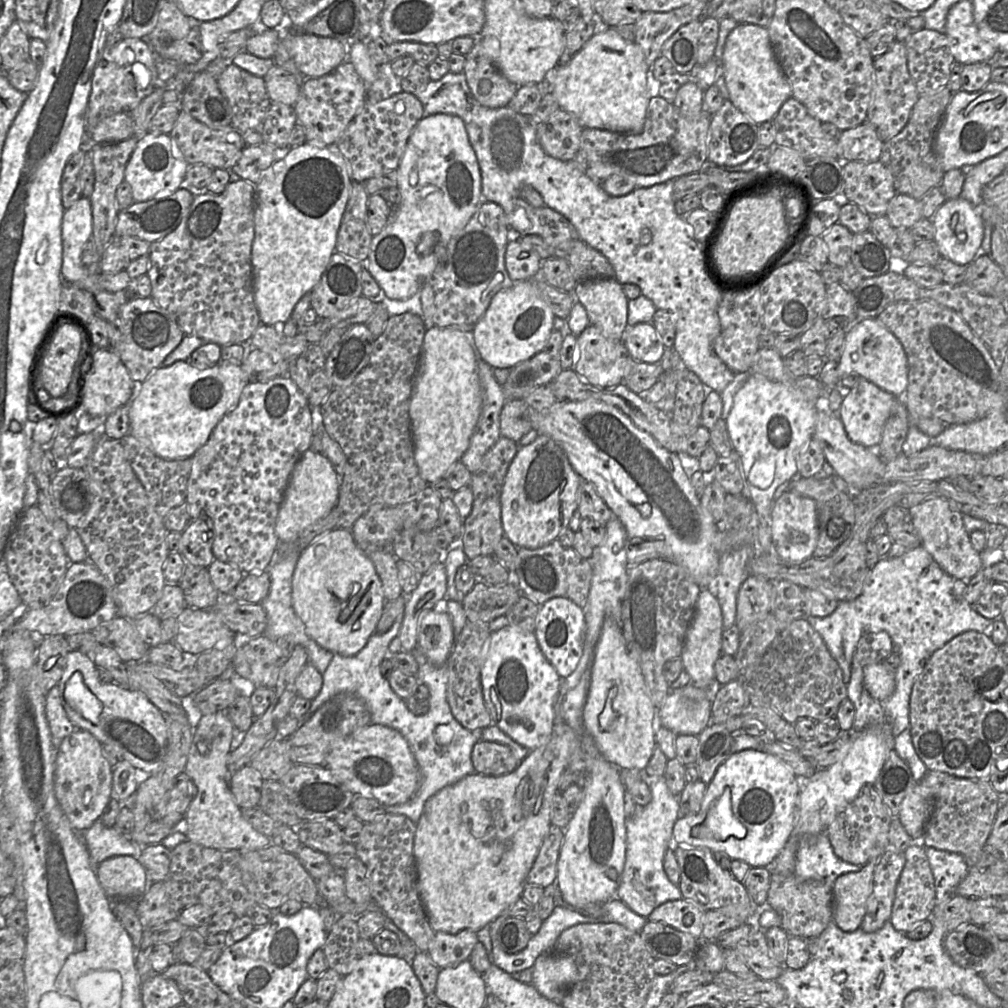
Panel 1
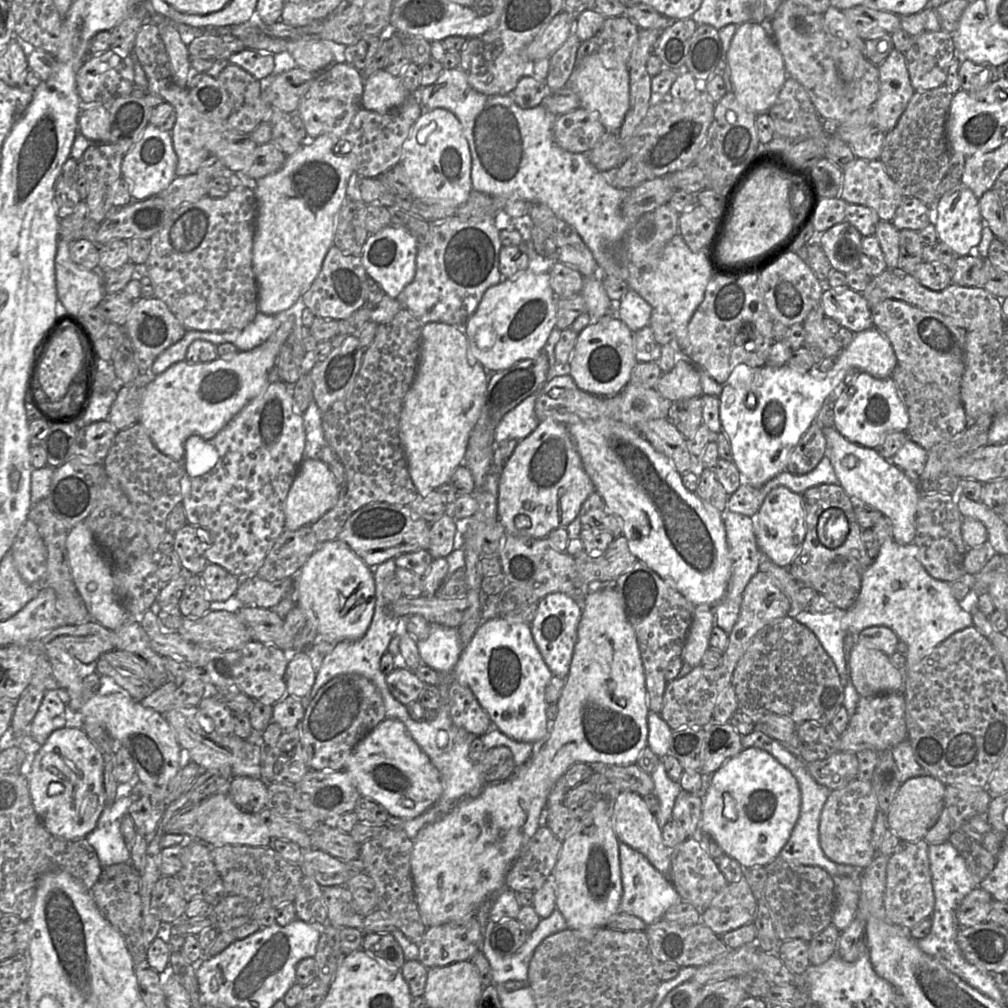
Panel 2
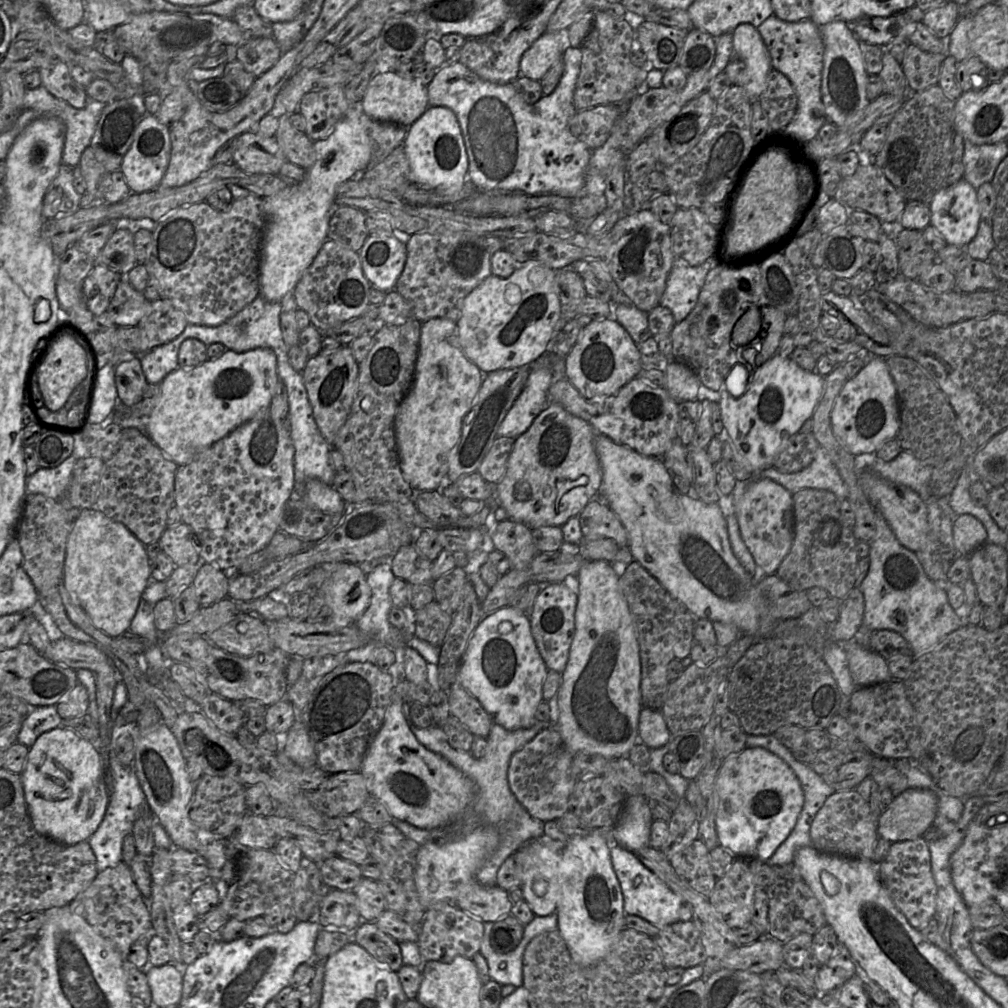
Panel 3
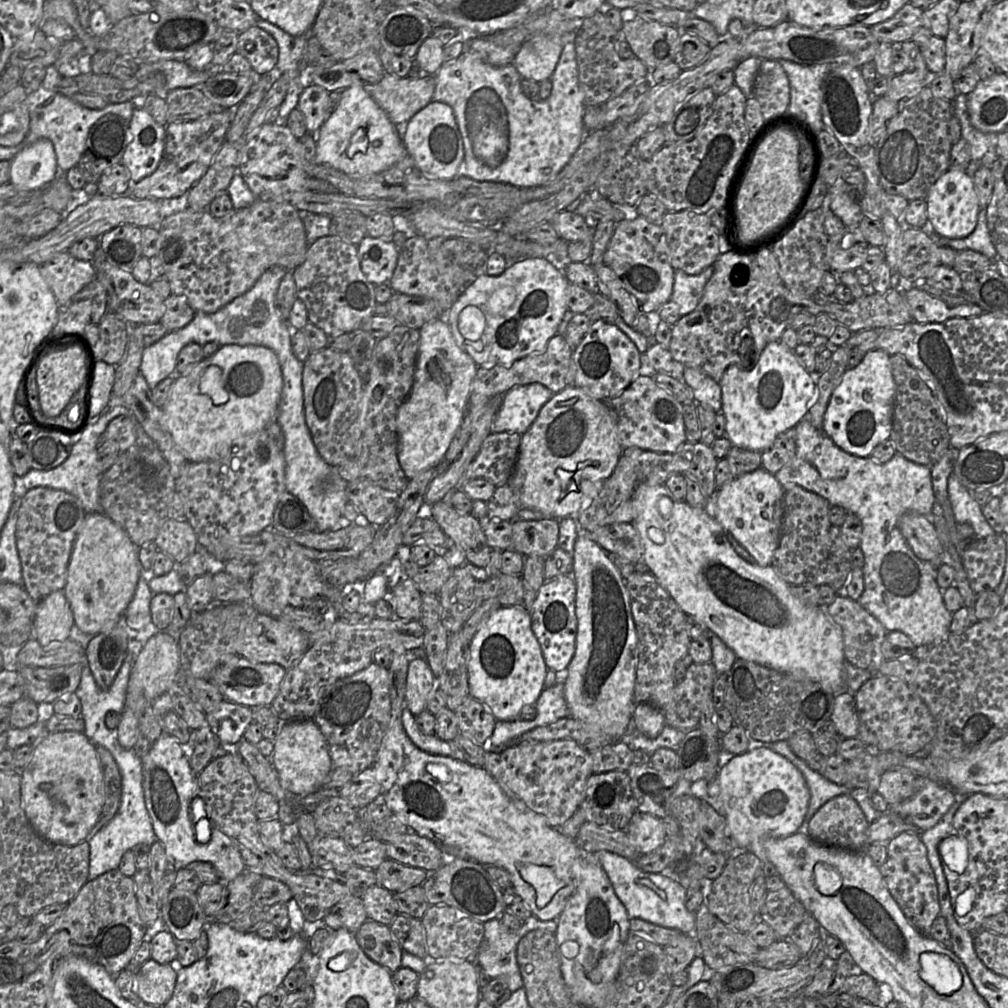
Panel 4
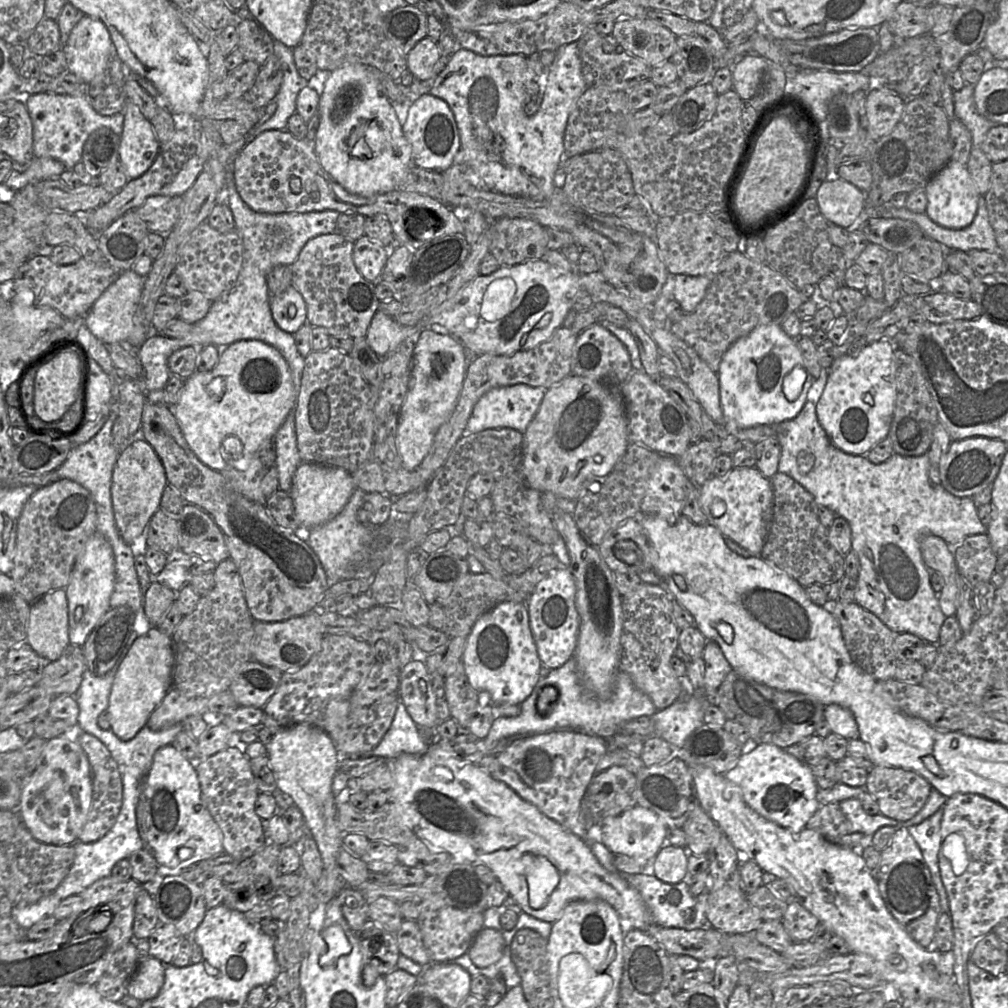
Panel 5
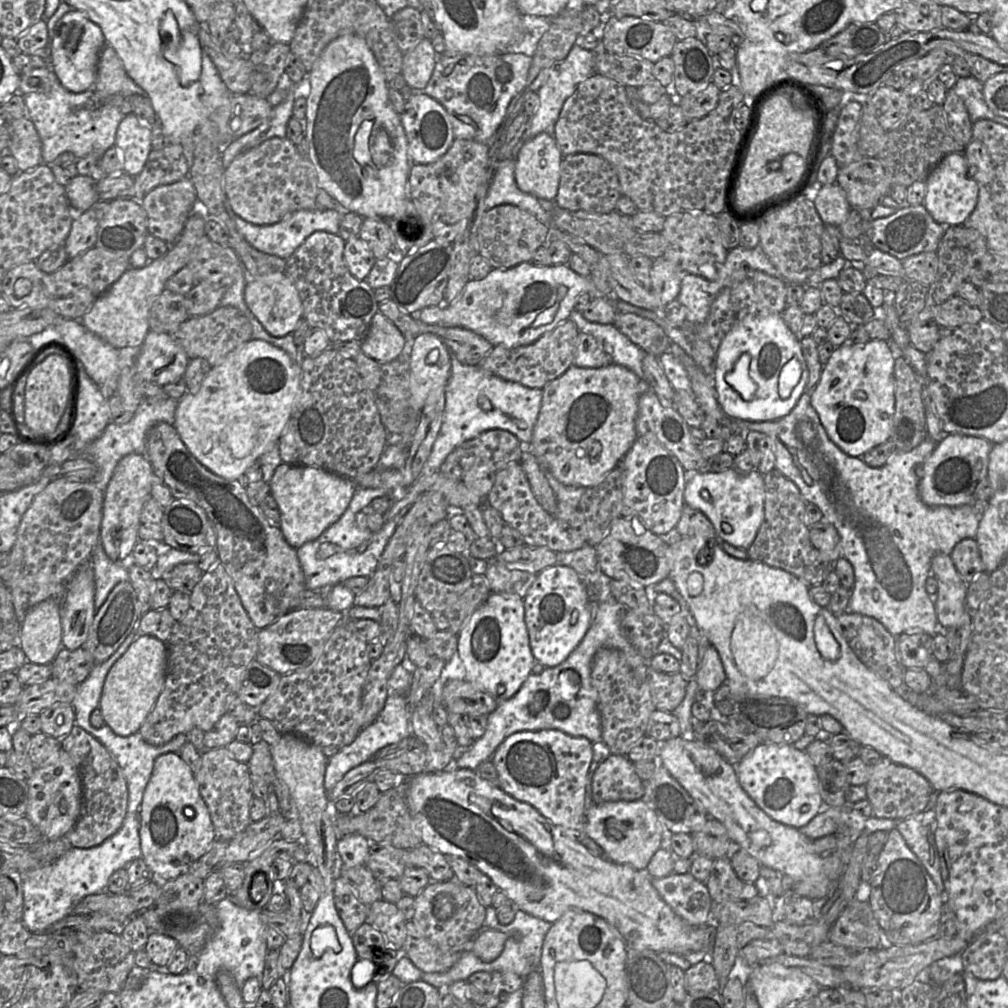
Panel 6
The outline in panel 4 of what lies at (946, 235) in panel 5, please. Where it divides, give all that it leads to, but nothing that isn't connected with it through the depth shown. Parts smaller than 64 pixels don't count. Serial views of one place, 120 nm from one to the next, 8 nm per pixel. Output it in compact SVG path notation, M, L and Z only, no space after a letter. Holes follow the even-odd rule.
M986 208L980 209L978 214L978 222L974 231L964 238L949 238L940 236L934 232L930 225L920 228L927 231L931 235L931 238L937 246L938 243L943 243L948 244L956 251L971 249L984 254L990 259L998 258L998 252L992 242L988 228Z

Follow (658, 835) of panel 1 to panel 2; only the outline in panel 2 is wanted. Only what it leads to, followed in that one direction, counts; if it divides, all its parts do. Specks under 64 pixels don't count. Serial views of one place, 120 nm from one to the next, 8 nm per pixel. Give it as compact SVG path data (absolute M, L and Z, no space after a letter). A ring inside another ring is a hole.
M660 758L650 775L655 785L654 794L658 798L660 804L655 818L661 829L671 820L675 800L682 789L678 781L673 781L668 777L664 768L663 758ZM623 842L619 843L619 862L622 881L619 911L640 918L648 926L662 919L670 907L682 902L668 876L660 873L643 854Z

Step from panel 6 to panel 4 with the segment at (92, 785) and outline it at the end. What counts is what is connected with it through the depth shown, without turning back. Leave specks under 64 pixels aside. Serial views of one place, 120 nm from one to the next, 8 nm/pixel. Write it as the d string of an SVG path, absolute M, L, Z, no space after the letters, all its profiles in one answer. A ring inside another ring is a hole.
M103 746L95 747L103 773L104 804L90 835L95 835L117 813L122 795L121 774L112 754Z

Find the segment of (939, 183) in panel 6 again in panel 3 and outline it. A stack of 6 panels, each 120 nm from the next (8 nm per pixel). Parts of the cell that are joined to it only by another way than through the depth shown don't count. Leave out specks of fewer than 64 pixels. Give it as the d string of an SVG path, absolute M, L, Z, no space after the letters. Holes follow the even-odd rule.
M964 178L942 187L929 203L931 224L947 244L966 246L977 234L981 221L977 189Z

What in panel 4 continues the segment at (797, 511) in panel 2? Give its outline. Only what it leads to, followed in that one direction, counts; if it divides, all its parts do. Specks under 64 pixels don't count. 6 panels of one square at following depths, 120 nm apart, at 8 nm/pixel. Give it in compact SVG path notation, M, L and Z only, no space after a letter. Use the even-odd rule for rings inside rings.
M762 467L734 476L715 492L714 519L728 531L761 567L770 566L780 541L785 490L776 477Z

